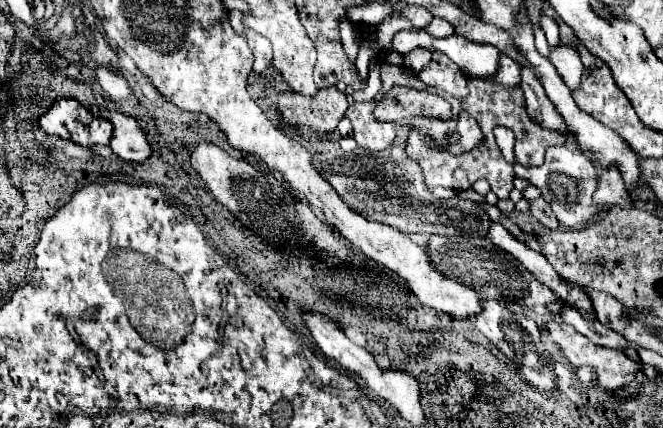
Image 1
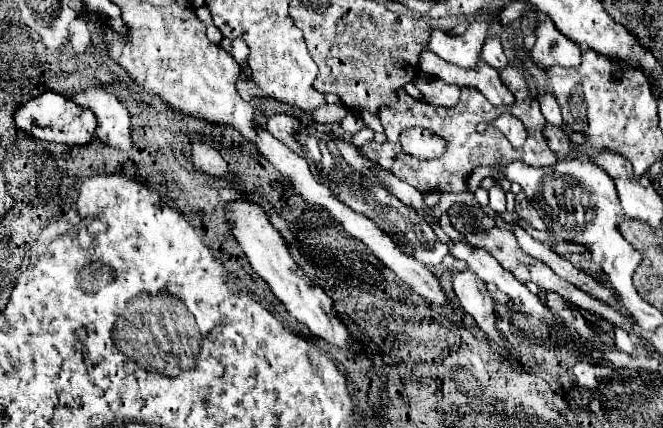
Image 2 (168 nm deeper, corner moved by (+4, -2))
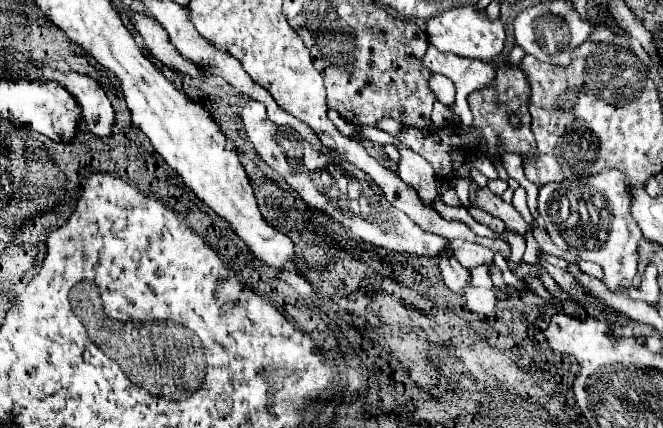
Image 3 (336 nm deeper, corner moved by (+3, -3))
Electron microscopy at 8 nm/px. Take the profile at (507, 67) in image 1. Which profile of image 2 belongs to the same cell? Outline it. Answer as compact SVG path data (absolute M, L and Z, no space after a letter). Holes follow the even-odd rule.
M430 53L430 55L420 55L418 67L420 67L420 71L424 71L428 75L436 75L436 77L444 79L446 83L452 83L458 87L474 87L494 105L514 103L514 95L502 83L500 73L494 67L490 67L488 63L480 61L476 69L462 69L462 67L452 65L444 59L440 59L438 55Z

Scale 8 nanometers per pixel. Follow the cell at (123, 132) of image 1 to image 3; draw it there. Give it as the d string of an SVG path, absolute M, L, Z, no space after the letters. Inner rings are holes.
M41 64L41 72L47 80L55 80L71 92L71 96L81 108L81 122L91 134L101 138L111 134L115 112L109 98L105 96L105 90L95 78L79 72L59 72L45 64Z

